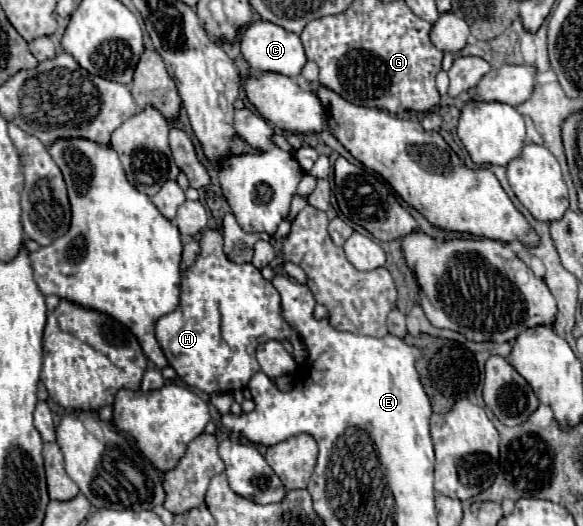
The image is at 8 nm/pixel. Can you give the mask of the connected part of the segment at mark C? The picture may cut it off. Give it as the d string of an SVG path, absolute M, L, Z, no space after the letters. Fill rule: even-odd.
M264 19L250 23L240 37L240 49L244 59L250 63L252 69L258 71L272 71L272 73L280 73L280 75L288 75L288 77L296 77L304 63L306 63L306 55L302 49L302 41L298 35L282 29L276 23L268 23Z

